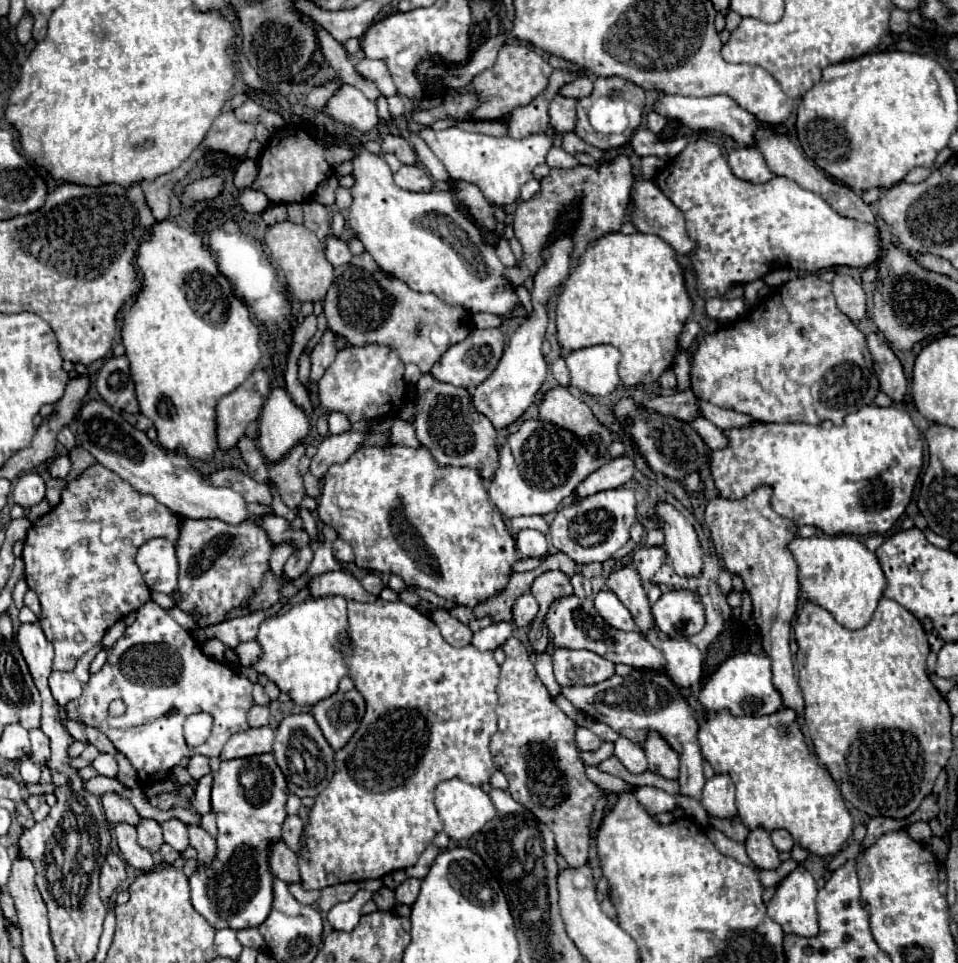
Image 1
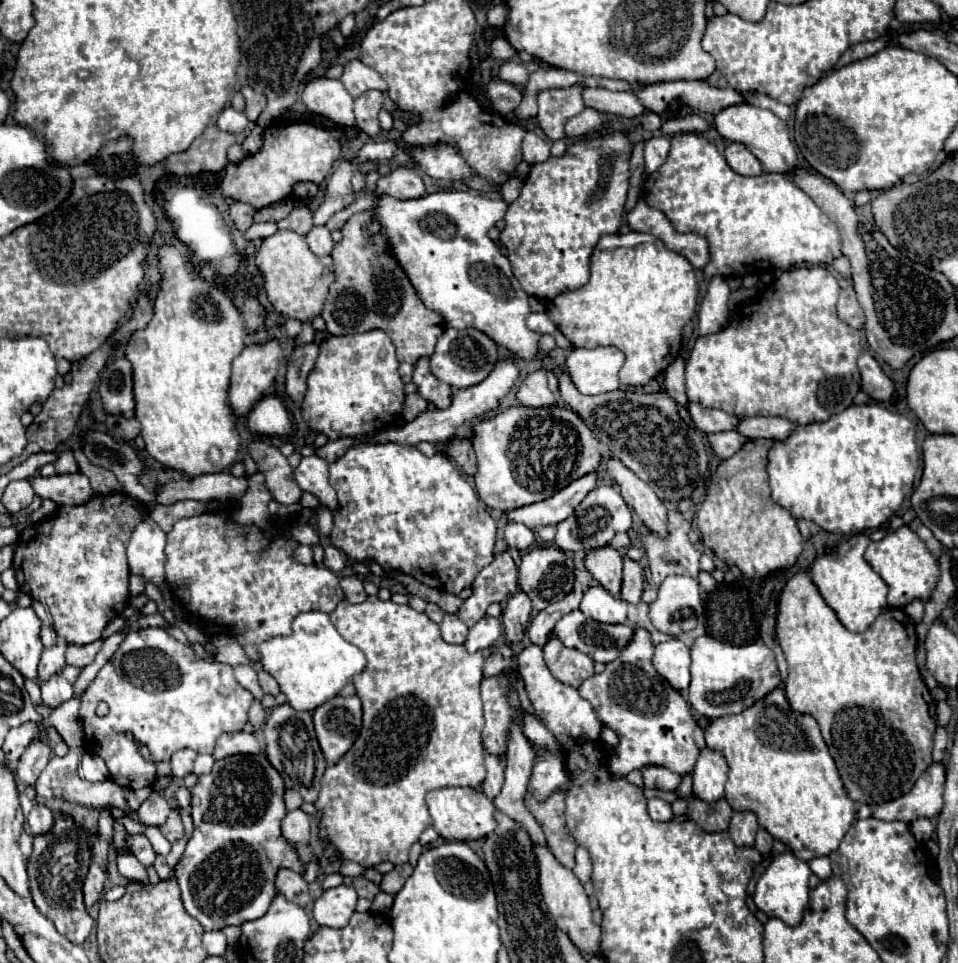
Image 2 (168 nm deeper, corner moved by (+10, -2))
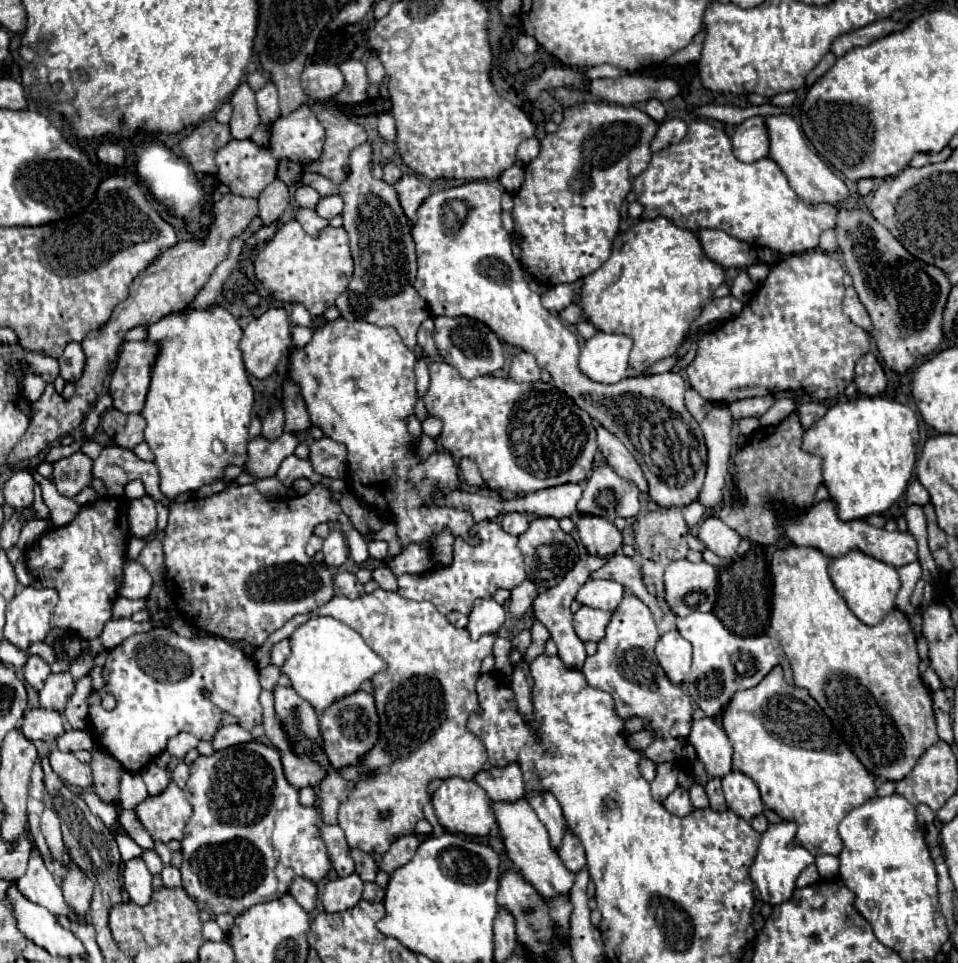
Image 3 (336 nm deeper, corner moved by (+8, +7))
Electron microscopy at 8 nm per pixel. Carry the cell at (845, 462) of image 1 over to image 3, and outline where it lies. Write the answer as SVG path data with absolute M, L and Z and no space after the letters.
M857 396L843 404L829 406L827 414L813 424L803 438L803 450L817 454L823 458L823 484L827 486L831 498L837 502L837 514L841 520L859 520L867 518L871 514L883 514L891 508L891 504L897 502L897 498L905 492L915 458L917 458L917 446L919 442L919 426L915 412L899 404L895 400L887 400L881 396Z

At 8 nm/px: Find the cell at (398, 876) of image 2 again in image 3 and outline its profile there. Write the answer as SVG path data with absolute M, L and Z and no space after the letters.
M409 834L409 836L401 836L397 842L391 844L391 848L383 854L383 860L379 864L381 870L385 870L387 874L391 874L395 868L407 864L407 860L411 860L411 856L417 852L419 846L419 836Z

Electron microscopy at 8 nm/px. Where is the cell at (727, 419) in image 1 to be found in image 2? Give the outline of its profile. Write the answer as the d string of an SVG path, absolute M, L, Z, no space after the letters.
M741 417L735 431L745 439L785 439L793 427L783 417Z

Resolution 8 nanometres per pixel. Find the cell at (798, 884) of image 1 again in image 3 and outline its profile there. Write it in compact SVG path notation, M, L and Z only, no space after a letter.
M795 822L769 824L767 830L761 834L761 844L757 848L753 864L749 866L749 874L751 874L751 878L757 886L763 902L767 902L771 906L783 904L785 900L789 900L791 892L795 890L797 876L805 870L805 866L815 862L815 856L809 850L795 844L795 834L797 834L797 824Z

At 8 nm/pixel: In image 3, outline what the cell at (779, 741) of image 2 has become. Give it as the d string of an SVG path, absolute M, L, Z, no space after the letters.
M777 664L757 686L739 690L723 714L723 728L733 744L733 768L751 776L759 790L763 804L779 814L781 820L795 820L799 826L797 840L811 854L833 854L839 856L843 850L843 840L837 832L839 822L853 808L869 802L877 796L877 776L873 776L851 748L841 740L841 736L831 726L827 714L809 696L807 690L791 686L783 678L783 670Z

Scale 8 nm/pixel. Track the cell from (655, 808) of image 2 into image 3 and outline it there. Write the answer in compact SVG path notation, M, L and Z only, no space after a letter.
M677 786L669 794L669 798L663 802L663 806L665 806L667 812L671 812L675 816L689 816L695 810L693 804L691 804L691 800L689 800L689 790L685 790L681 786Z

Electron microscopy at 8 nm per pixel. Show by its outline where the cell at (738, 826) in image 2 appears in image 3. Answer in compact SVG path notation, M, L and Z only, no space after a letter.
M731 770L723 776L723 792L727 806L737 814L743 816L747 822L751 816L757 816L763 812L763 802L759 796L759 788L753 778L749 778L743 772Z

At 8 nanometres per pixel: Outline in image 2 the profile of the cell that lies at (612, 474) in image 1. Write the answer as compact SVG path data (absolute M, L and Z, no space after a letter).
M589 473L579 477L577 481L569 483L565 489L557 491L553 497L537 503L537 505L525 505L525 509L515 509L513 513L507 513L509 521L521 521L529 529L541 527L541 525L557 525L557 521L563 521L571 515L571 509L575 509L589 491L597 487L597 473Z

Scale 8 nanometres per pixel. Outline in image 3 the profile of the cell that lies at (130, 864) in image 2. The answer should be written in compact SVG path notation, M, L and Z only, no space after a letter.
M133 858L133 860L125 862L123 880L125 880L125 888L127 888L129 896L131 896L131 900L137 906L149 904L151 894L153 894L151 874L149 874L149 870L147 870L147 866L145 866L145 862L141 858Z

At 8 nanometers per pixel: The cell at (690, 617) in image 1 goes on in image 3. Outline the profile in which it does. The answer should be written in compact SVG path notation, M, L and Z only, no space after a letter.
M675 560L665 570L665 598L679 616L711 612L717 600L717 566Z

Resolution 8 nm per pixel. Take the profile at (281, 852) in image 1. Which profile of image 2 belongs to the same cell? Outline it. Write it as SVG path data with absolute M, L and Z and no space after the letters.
M279 869L275 885L277 885L277 891L283 893L285 899L291 901L291 903L297 903L297 905L303 905L305 907L311 901L309 887L303 881L301 873L295 873L291 869Z

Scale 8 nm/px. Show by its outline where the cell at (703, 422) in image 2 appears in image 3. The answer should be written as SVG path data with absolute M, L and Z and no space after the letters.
M757 396L757 398L745 398L745 400L735 400L729 404L731 414L735 418L749 418L749 416L763 416L771 406L775 404L775 396Z

